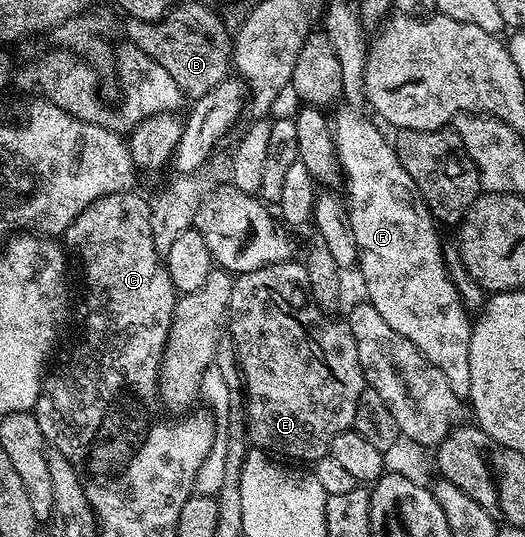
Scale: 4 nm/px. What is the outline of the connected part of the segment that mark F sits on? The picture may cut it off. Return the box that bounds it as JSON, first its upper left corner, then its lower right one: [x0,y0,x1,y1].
[331,109,472,399]

